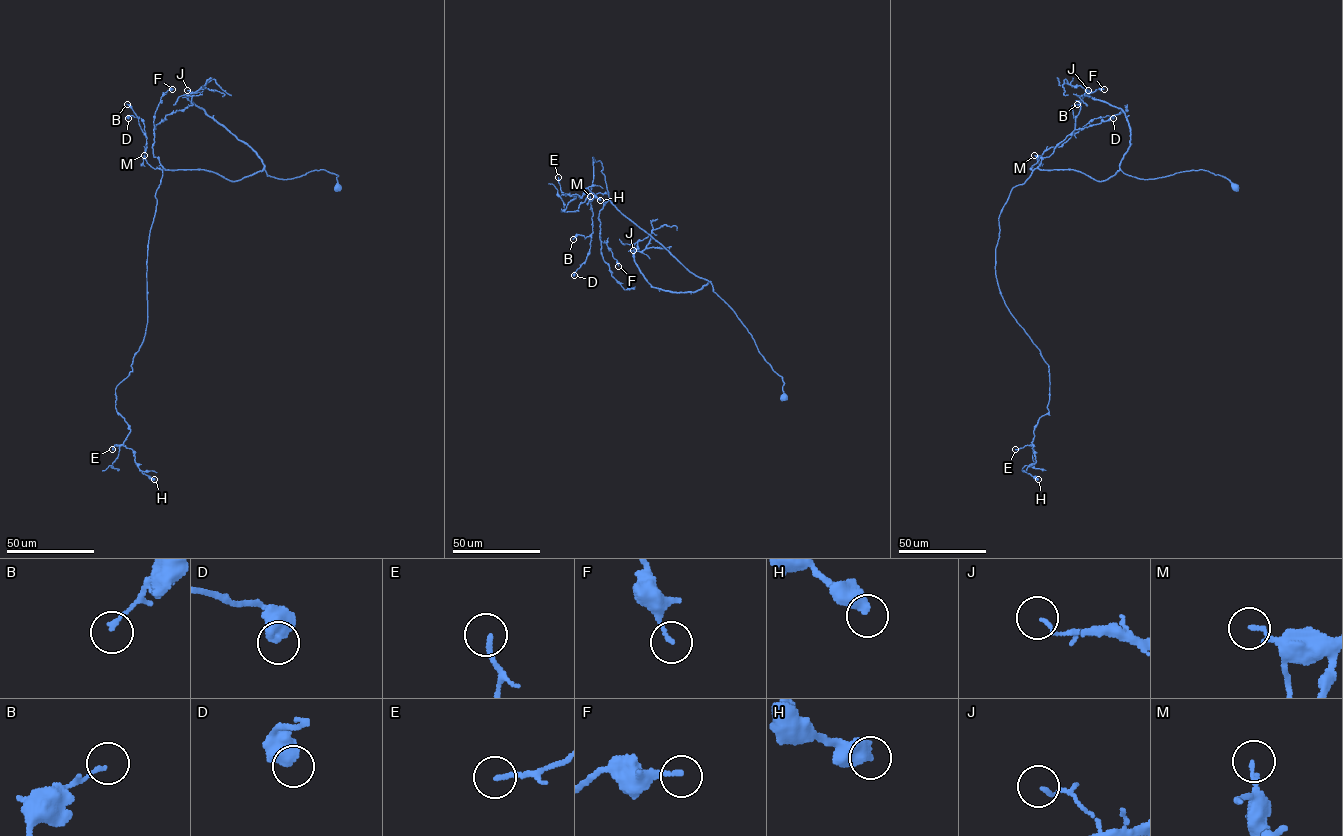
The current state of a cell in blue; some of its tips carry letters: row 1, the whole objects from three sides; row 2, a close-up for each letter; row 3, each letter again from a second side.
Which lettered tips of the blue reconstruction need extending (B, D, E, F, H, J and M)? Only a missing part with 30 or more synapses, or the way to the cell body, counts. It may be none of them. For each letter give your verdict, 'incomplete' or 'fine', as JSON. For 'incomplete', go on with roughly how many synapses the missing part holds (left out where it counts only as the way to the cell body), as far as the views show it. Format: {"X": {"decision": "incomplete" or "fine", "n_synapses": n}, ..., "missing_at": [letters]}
{"B": {"decision": "fine"}, "D": {"decision": "fine"}, "E": {"decision": "fine"}, "F": {"decision": "fine"}, "H": {"decision": "fine"}, "J": {"decision": "fine"}, "M": {"decision": "fine"}, "missing_at": []}

